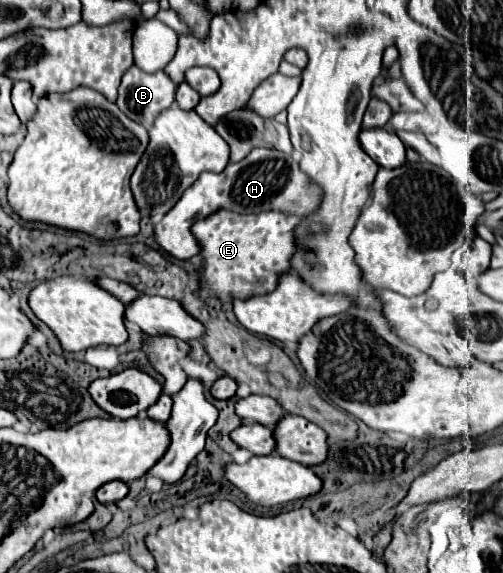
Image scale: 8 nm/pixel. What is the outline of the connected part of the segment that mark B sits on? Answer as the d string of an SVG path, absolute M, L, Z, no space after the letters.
M130 66L122 76L116 104L126 116L150 128L154 118L172 106L174 92L176 84L164 70L148 74L138 66Z

